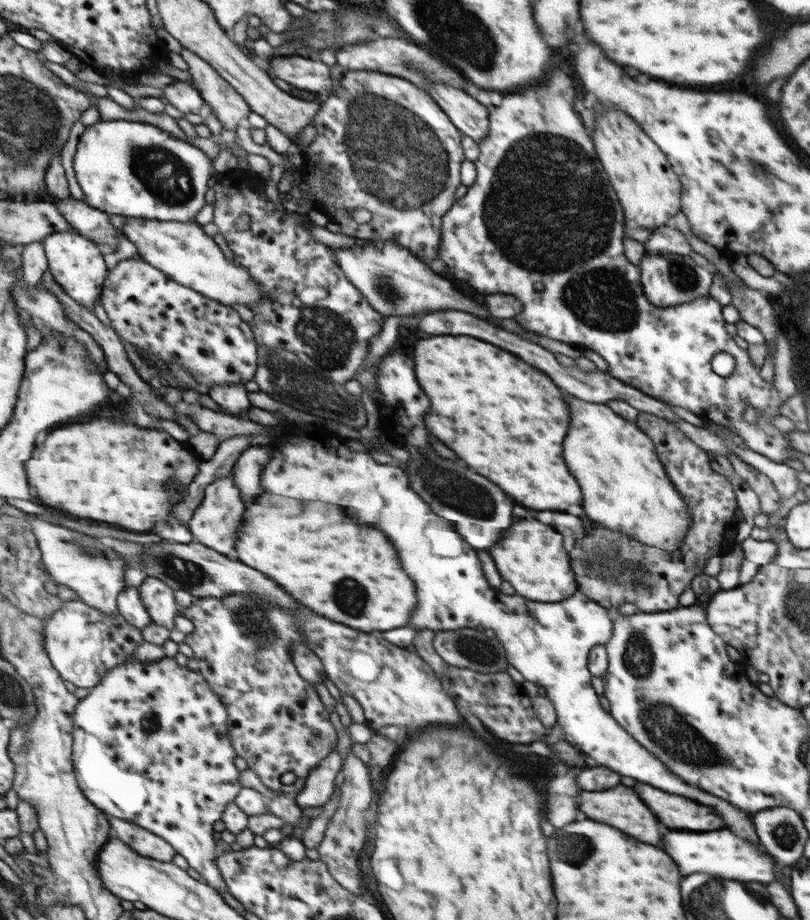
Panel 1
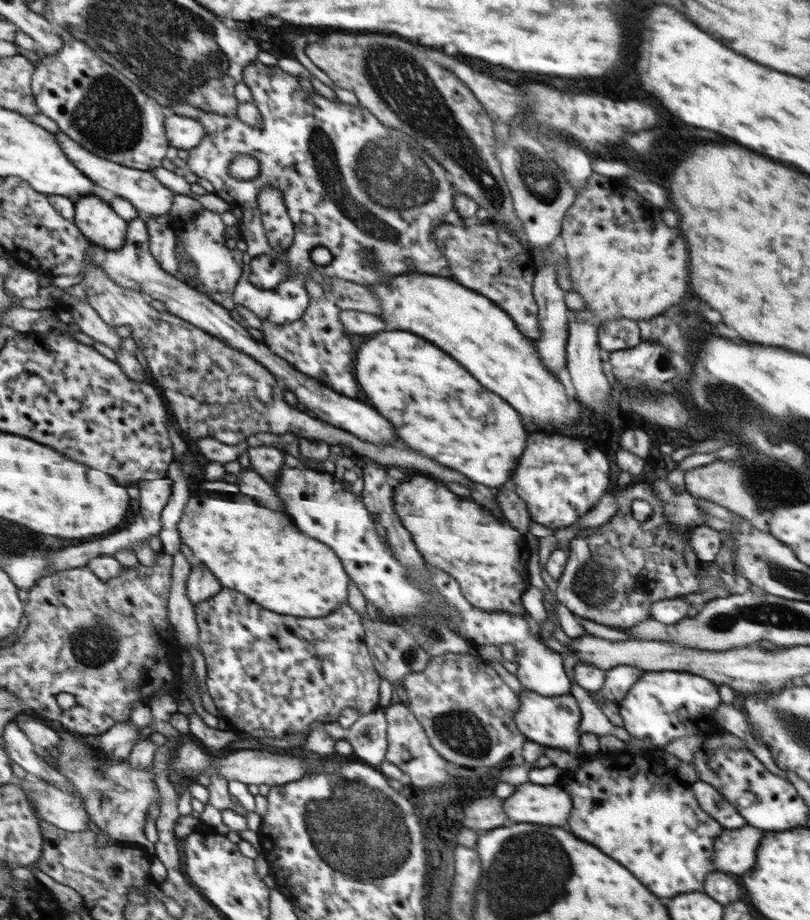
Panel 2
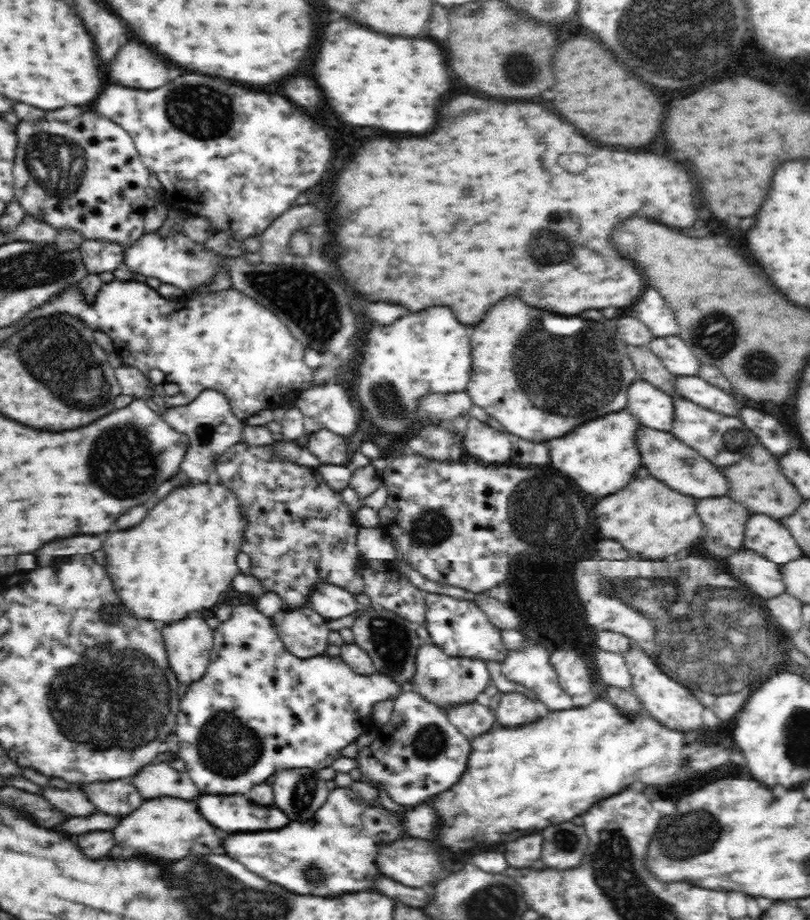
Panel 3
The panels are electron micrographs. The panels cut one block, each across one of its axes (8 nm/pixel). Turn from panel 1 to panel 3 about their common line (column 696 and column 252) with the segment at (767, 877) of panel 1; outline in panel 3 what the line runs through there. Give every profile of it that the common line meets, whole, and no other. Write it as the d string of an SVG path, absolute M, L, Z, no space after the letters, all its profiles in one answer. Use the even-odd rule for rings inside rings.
M336 787L318 812L313 813L312 820L290 822L282 830L232 834L224 840L224 850L250 872L290 892L314 896L348 894L370 890L374 876L380 876L374 864L380 842L394 842L404 836L400 820L382 805L372 808L358 799L358 793L350 787Z

